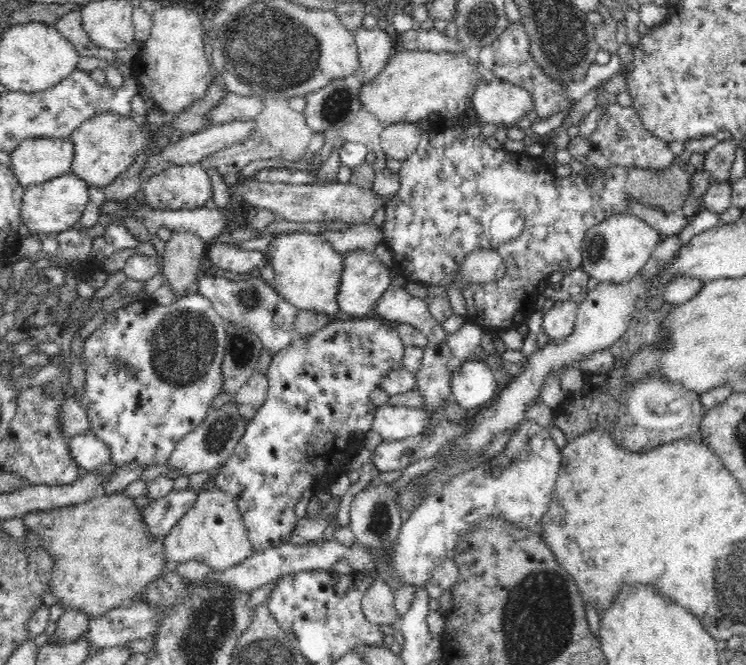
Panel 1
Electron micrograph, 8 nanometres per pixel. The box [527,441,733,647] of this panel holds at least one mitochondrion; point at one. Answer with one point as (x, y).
(578, 495)

